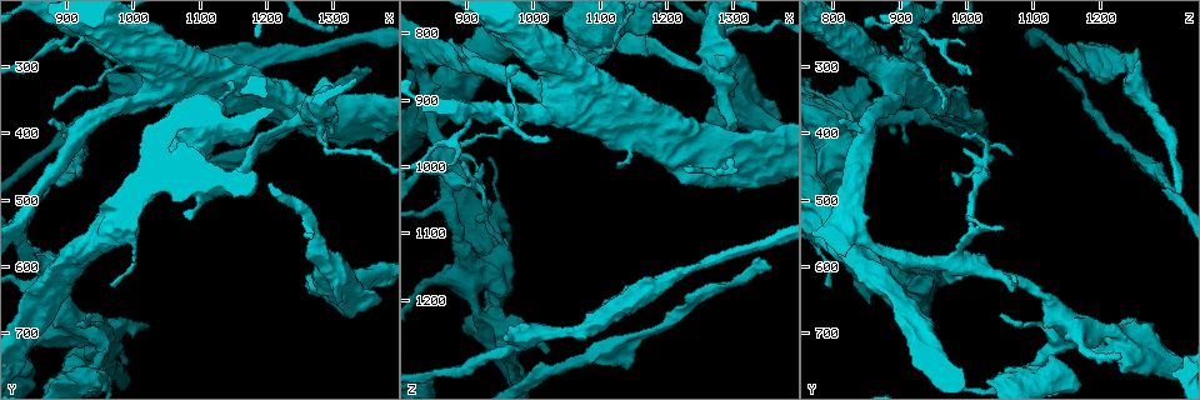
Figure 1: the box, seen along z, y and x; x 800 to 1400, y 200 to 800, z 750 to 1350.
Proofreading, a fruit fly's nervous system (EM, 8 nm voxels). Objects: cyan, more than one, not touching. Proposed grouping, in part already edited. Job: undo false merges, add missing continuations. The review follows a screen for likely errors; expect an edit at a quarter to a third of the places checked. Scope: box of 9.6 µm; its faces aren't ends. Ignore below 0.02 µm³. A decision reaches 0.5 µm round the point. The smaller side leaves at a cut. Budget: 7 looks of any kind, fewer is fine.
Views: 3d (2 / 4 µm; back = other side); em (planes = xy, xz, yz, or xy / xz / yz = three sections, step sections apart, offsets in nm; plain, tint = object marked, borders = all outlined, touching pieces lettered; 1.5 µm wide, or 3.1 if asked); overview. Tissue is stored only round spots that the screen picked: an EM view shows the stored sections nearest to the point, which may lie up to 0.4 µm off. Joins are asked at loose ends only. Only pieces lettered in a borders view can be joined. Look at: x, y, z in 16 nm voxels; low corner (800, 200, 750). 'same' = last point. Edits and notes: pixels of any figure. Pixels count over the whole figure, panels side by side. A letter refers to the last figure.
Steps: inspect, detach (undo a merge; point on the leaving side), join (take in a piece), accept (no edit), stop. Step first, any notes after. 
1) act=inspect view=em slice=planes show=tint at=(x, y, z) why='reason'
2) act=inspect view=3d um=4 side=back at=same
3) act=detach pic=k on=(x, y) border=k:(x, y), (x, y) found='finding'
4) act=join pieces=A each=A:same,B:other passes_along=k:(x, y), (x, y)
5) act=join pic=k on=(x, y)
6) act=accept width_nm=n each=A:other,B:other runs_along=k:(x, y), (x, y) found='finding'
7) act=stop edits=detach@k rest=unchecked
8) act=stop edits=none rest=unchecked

act=inspect view=3d um=2 side=back at=(965, 295, 1255) why='branch stops here'

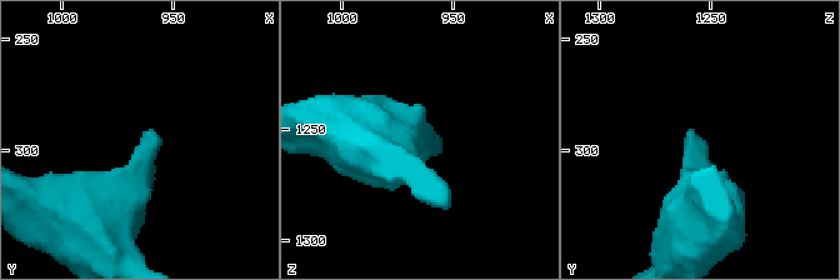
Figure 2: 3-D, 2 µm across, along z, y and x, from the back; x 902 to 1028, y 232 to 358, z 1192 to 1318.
act=inspect view=em slice=planes show=borders at=(963, 291, 1257)

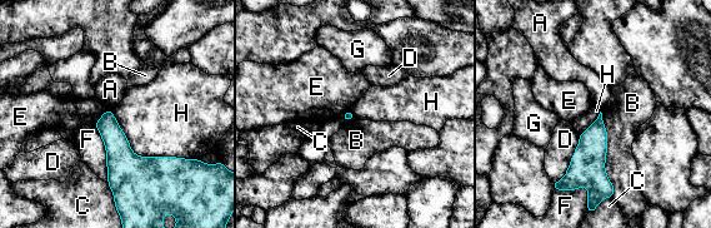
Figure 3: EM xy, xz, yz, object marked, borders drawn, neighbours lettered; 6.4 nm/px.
act=accept longest_contact=H:600nm each=A:other,B:other,C:other,D:other,E:other,F:other,G:other,H:other found='none of them fits'

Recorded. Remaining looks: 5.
act=inspect view=em slice=xy step=8 show=tint at=(880, 380, 805) why='free end'

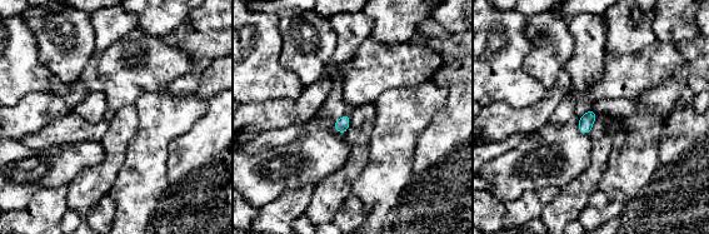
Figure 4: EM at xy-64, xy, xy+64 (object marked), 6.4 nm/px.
act=inspect view=em slice=planes show=tint at=same

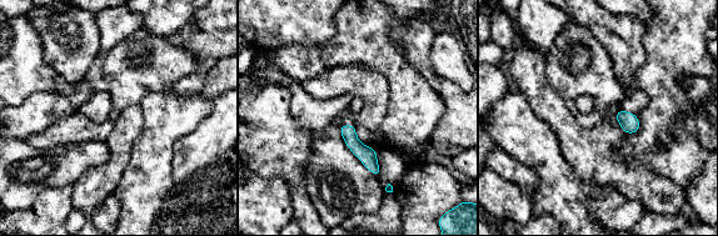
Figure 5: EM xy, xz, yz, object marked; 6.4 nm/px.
act=inspect view=em slice=planes show=borders at=same why='see the neighbours'

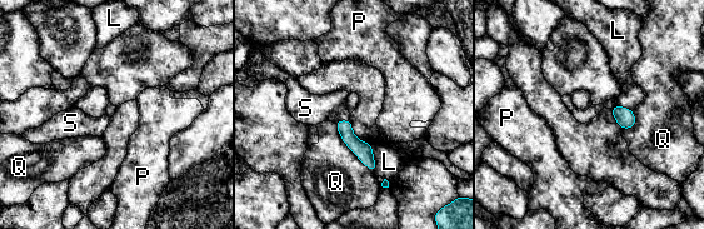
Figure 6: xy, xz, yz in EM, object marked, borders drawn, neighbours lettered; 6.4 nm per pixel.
act=join pieces=S each=L:other,P:other,Q:other,S:same passes_along=6:(363, 150), (340, 120), (305, 108) found='it goes on there'

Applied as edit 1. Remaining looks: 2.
act=stop edits=join@6 rest=unchecked

